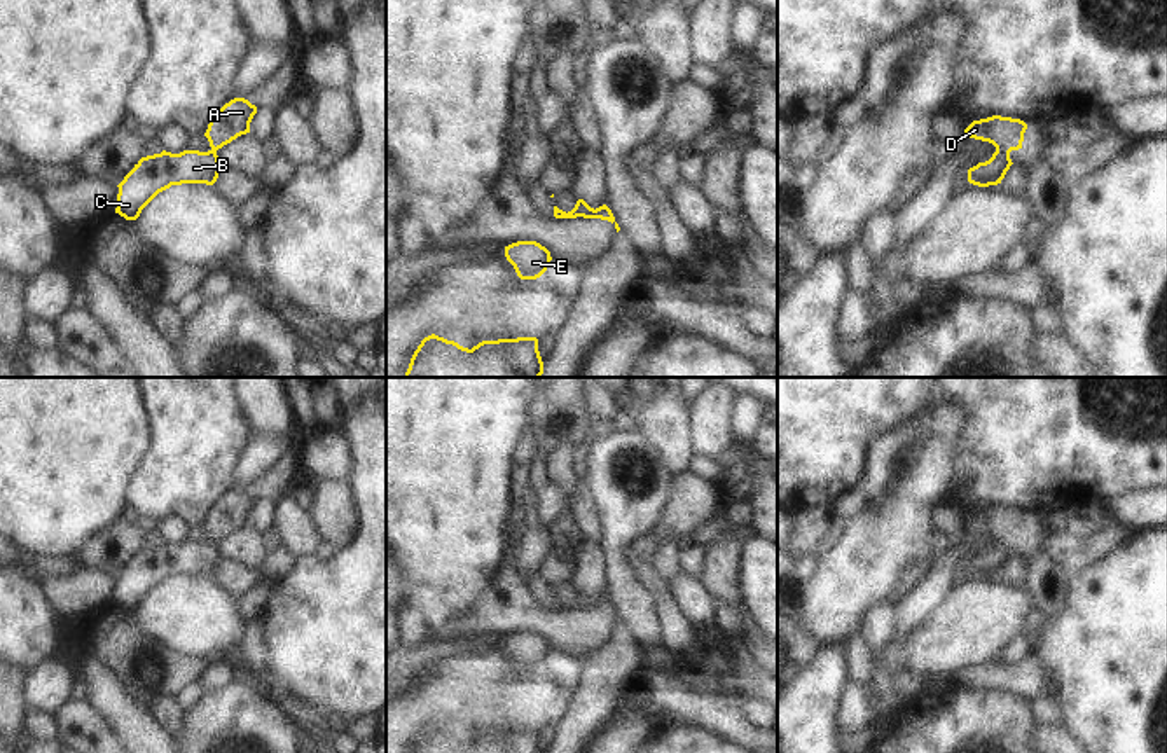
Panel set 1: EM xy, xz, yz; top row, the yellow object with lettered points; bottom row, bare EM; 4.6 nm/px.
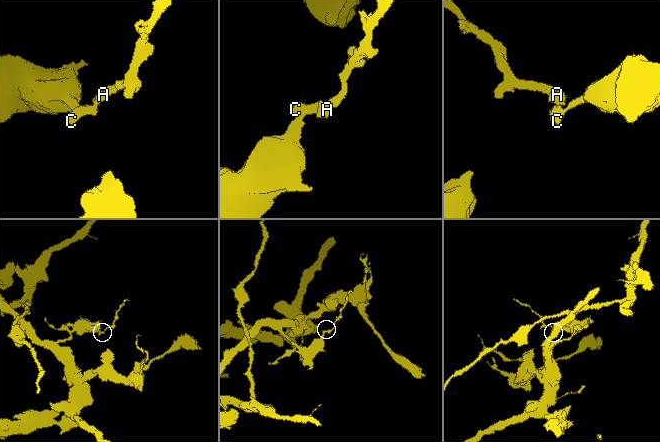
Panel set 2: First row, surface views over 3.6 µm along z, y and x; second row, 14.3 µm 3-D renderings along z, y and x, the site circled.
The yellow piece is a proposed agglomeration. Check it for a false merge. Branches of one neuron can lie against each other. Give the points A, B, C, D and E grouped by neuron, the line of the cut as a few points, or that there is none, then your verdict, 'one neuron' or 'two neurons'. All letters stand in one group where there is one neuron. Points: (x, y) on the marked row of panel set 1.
groups A D / B C E; cut yz (996, 149), (1008, 154); two neurons

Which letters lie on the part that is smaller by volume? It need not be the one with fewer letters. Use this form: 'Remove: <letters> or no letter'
Remove: A, D

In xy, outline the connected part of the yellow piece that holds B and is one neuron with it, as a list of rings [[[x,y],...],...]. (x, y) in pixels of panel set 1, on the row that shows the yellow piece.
[[[183,150],[142,157],[117,185],[115,213],[126,220],[136,220],[142,210],[162,190],[182,183],[213,185],[220,173],[215,150]]]

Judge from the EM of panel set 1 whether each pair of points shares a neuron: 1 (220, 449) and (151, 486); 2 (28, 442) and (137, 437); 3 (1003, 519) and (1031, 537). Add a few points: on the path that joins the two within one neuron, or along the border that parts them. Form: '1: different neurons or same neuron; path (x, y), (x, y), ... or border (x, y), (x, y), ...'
1: same neuron; path (203, 453), (168, 484)
2: same neuron; path (55, 437), (110, 437)
3: same neuron; path (1010, 526), (1024, 531)

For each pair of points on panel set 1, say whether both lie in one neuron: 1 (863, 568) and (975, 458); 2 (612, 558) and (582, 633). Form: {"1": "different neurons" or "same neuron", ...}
{"1": "different neurons", "2": "different neurons"}

